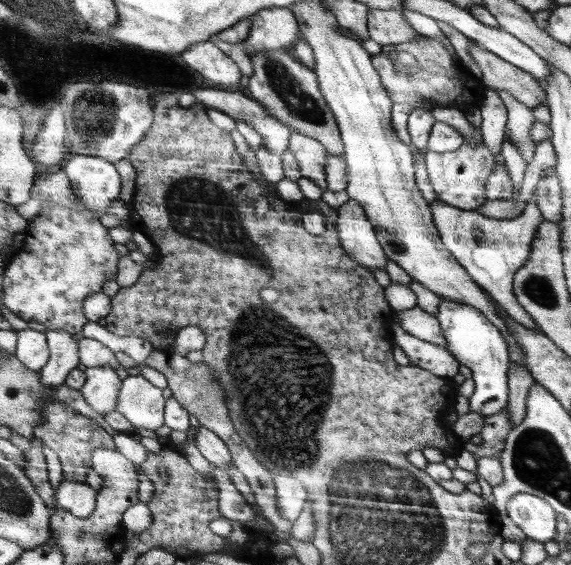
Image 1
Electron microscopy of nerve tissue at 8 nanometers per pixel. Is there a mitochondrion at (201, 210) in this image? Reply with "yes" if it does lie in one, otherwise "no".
yes

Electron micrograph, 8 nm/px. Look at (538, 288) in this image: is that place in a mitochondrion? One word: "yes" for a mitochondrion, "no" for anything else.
yes

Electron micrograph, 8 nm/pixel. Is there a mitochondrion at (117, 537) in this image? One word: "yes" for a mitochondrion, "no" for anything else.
no

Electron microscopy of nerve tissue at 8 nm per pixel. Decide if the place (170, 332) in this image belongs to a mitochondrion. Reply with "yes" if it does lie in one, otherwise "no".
no

